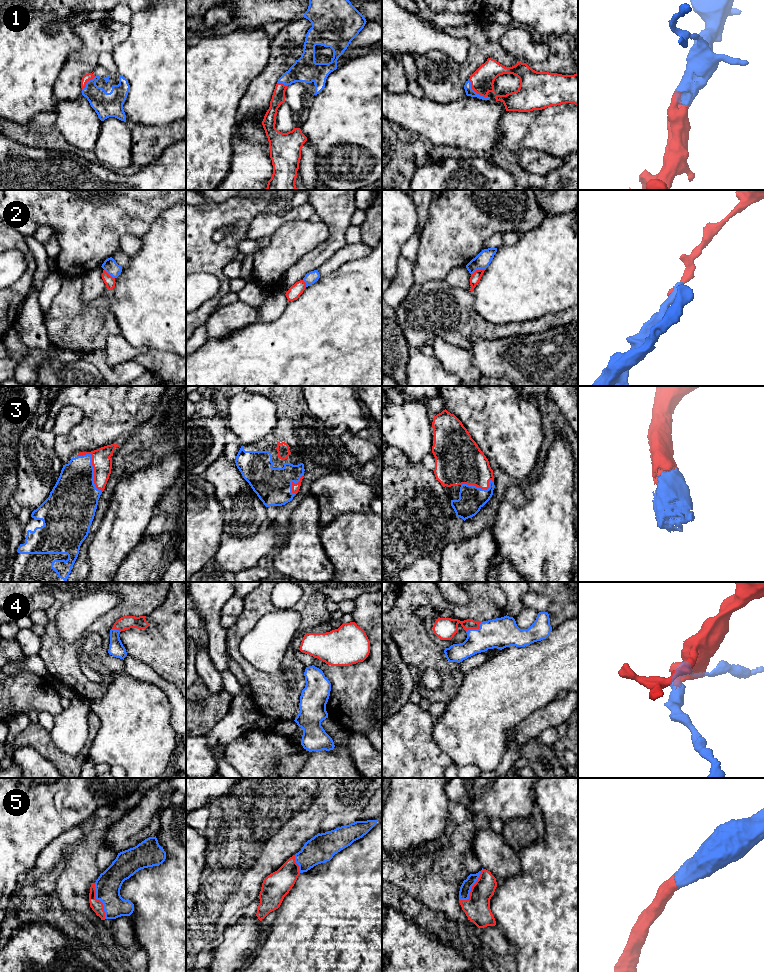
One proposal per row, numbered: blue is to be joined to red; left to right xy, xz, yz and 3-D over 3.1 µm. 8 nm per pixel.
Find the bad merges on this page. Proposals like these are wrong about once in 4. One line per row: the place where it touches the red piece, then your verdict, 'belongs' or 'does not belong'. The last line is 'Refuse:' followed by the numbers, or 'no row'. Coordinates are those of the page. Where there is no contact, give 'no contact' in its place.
1: meets red in yz at (476, 92); belongs
2: meets red in yz at (478, 270); does not belong
3: meets red in xy at (93, 467); belongs
4: meets red in yz at (475, 628); belongs
5: meets red in yz at (471, 888); belongs
Refuse: 2

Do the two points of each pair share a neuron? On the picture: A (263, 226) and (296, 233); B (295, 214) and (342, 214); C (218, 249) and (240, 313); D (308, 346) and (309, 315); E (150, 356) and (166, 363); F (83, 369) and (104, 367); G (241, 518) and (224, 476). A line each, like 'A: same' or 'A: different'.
A: different
B: different
C: different
D: same
E: same
F: different
G: same

